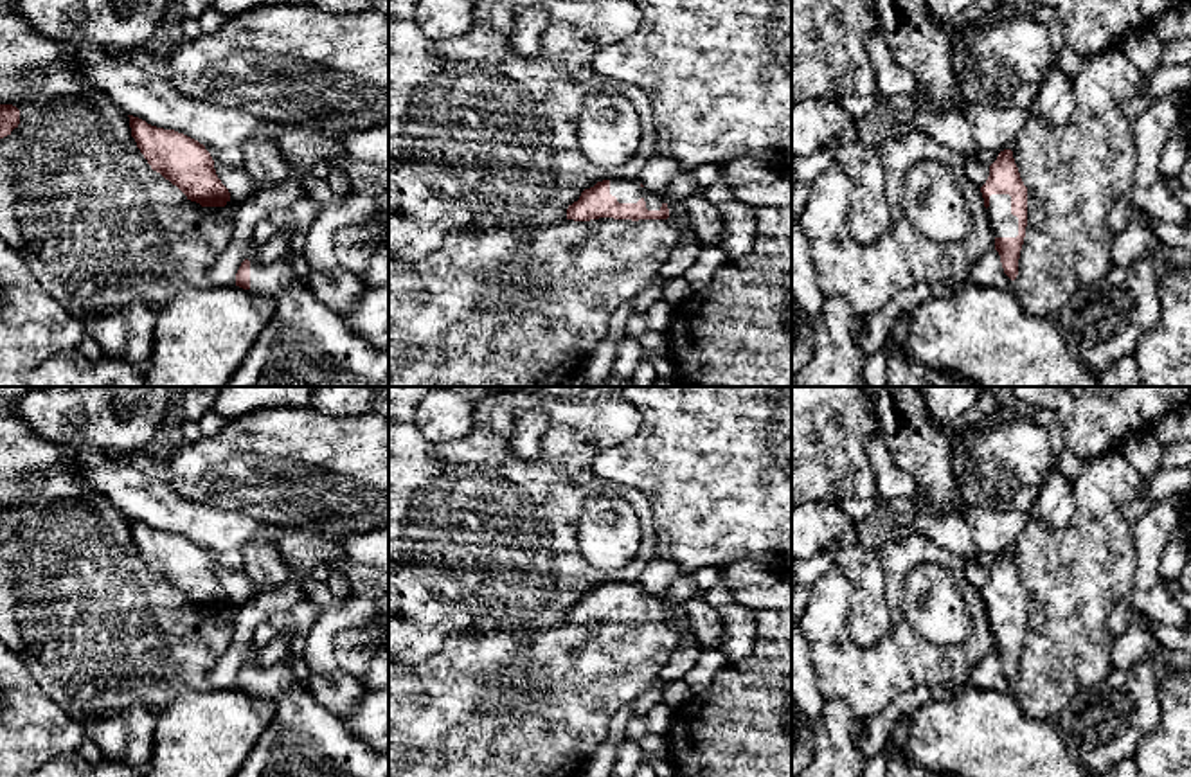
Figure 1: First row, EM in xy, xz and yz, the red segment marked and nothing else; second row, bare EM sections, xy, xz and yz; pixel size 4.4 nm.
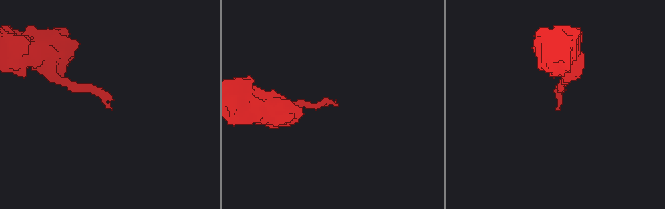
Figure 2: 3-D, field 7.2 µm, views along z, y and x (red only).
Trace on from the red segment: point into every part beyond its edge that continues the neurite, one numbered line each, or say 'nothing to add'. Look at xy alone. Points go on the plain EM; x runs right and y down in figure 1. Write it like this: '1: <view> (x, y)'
1: xy (304, 740)

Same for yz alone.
1: yz (1002, 625)

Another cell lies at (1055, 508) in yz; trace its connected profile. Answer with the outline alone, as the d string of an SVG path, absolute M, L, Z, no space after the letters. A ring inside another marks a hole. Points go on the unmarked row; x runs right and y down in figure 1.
M1061 473L1049 475L1029 514L1051 529L1063 529L1070 523L1074 513L1072 482Z

